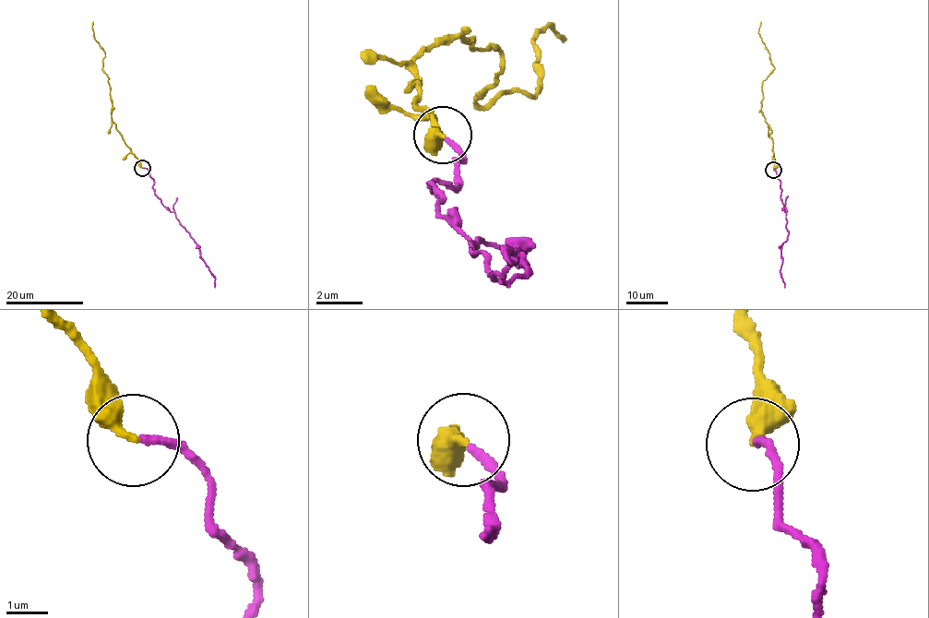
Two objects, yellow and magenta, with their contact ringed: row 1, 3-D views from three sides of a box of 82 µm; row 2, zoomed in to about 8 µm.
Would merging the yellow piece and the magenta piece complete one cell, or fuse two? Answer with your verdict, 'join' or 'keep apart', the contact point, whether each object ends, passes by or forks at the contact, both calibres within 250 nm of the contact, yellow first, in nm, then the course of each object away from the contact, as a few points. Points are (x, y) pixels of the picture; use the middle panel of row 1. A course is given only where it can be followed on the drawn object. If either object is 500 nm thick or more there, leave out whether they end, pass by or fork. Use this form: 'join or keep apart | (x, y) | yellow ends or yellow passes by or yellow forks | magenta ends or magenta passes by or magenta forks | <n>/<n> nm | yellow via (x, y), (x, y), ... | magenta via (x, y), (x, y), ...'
join | (442, 135) | yellow ends | magenta ends | 320/190 nm | yellow via (440, 133), (410, 90), (417, 56), (498, 46), (481, 105), (541, 95), (530, 44), (564, 43) | magenta via (446, 138), (465, 165), (450, 187), (429, 185), (494, 279), (514, 251), (502, 256), (522, 258), (504, 284)

